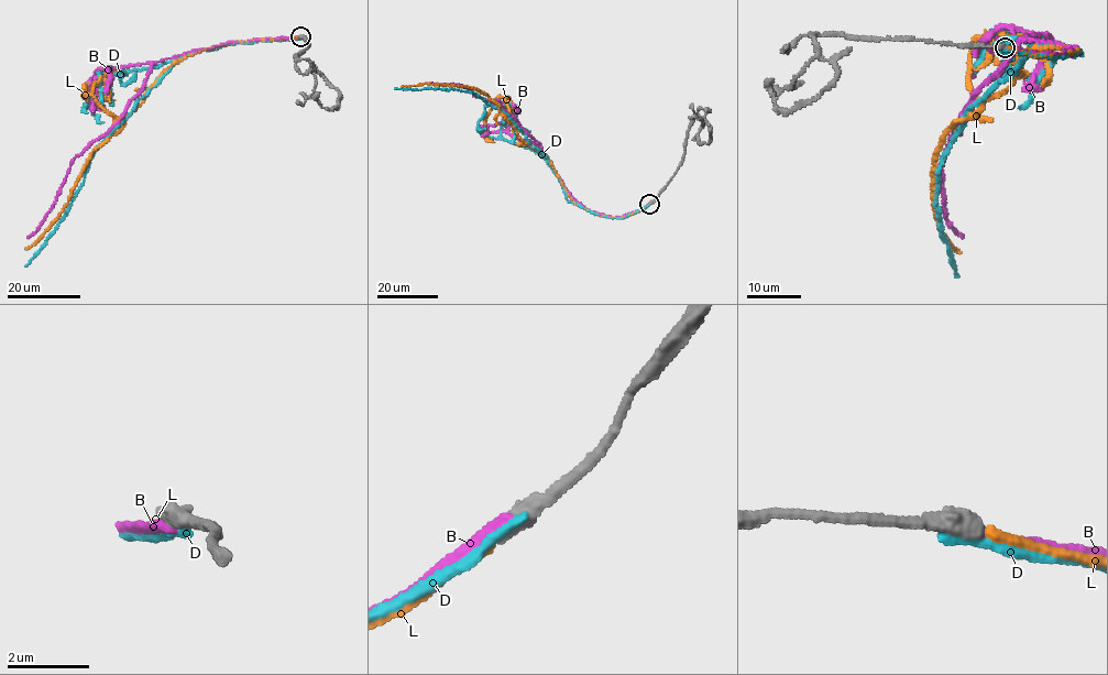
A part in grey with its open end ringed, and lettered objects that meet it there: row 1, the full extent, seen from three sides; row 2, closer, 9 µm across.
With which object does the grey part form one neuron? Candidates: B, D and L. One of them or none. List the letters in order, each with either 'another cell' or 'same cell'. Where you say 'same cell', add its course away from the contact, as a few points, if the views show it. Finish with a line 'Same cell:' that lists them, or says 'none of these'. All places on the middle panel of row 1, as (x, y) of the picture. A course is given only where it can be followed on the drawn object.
B: another cell
D: another cell
L: same cell | via (649, 204), (625, 217), (587, 210), (569, 195), (548, 156), (520, 138), (486, 95), (454, 86), (402, 86)
Same cell: L

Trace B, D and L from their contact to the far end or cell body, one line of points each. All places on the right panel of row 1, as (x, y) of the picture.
B: (1002, 47), (1053, 55), (1076, 50), (1022, 40), (972, 100), (940, 180), (944, 216), (964, 237)
D: (1001, 47), (1050, 56), (1081, 52), (1054, 44), (1039, 47), (968, 110), (938, 172), (934, 202), (956, 276)
L: (1005, 47), (1032, 55), (1079, 51), (1028, 51), (1006, 90), (945, 133), (932, 196), (939, 229), (958, 253)

